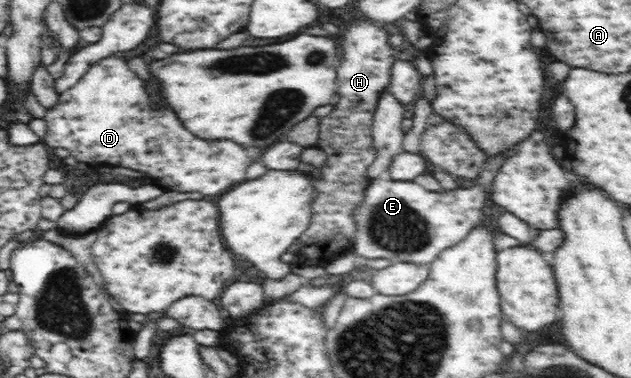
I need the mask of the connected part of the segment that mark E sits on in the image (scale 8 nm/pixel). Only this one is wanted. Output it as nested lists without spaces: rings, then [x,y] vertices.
[[[378,177],[372,179],[364,194],[364,202],[352,212],[355,216],[356,232],[353,249],[360,258],[387,258],[393,262],[412,262],[430,264],[444,250],[460,243],[472,228],[488,220],[482,214],[484,192],[478,188],[458,188],[444,192],[430,192],[414,181],[397,181]]]

